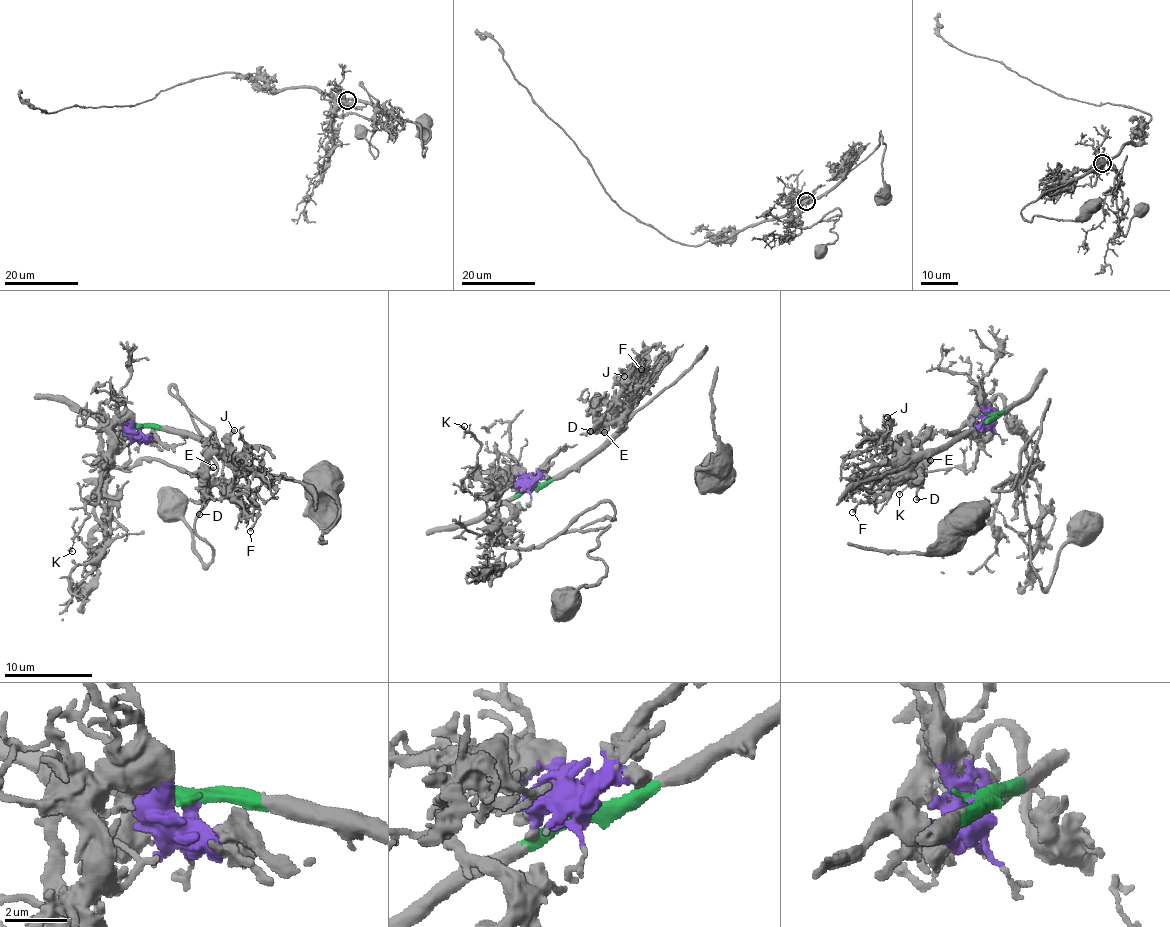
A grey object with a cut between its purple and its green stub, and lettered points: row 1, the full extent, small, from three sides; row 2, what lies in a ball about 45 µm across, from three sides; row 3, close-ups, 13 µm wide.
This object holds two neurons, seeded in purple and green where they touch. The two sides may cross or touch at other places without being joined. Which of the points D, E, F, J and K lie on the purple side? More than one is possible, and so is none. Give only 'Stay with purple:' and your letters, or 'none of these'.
Stay with purple: K

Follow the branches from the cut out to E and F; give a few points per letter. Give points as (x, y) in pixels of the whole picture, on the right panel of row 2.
E: (992, 417), (992, 421), (986, 425), (957, 434), (931, 450), (918, 461), (913, 469), (918, 474), (931, 459)
F: (992, 417), (992, 421), (986, 425), (957, 434), (920, 456), (887, 490), (851, 512)

